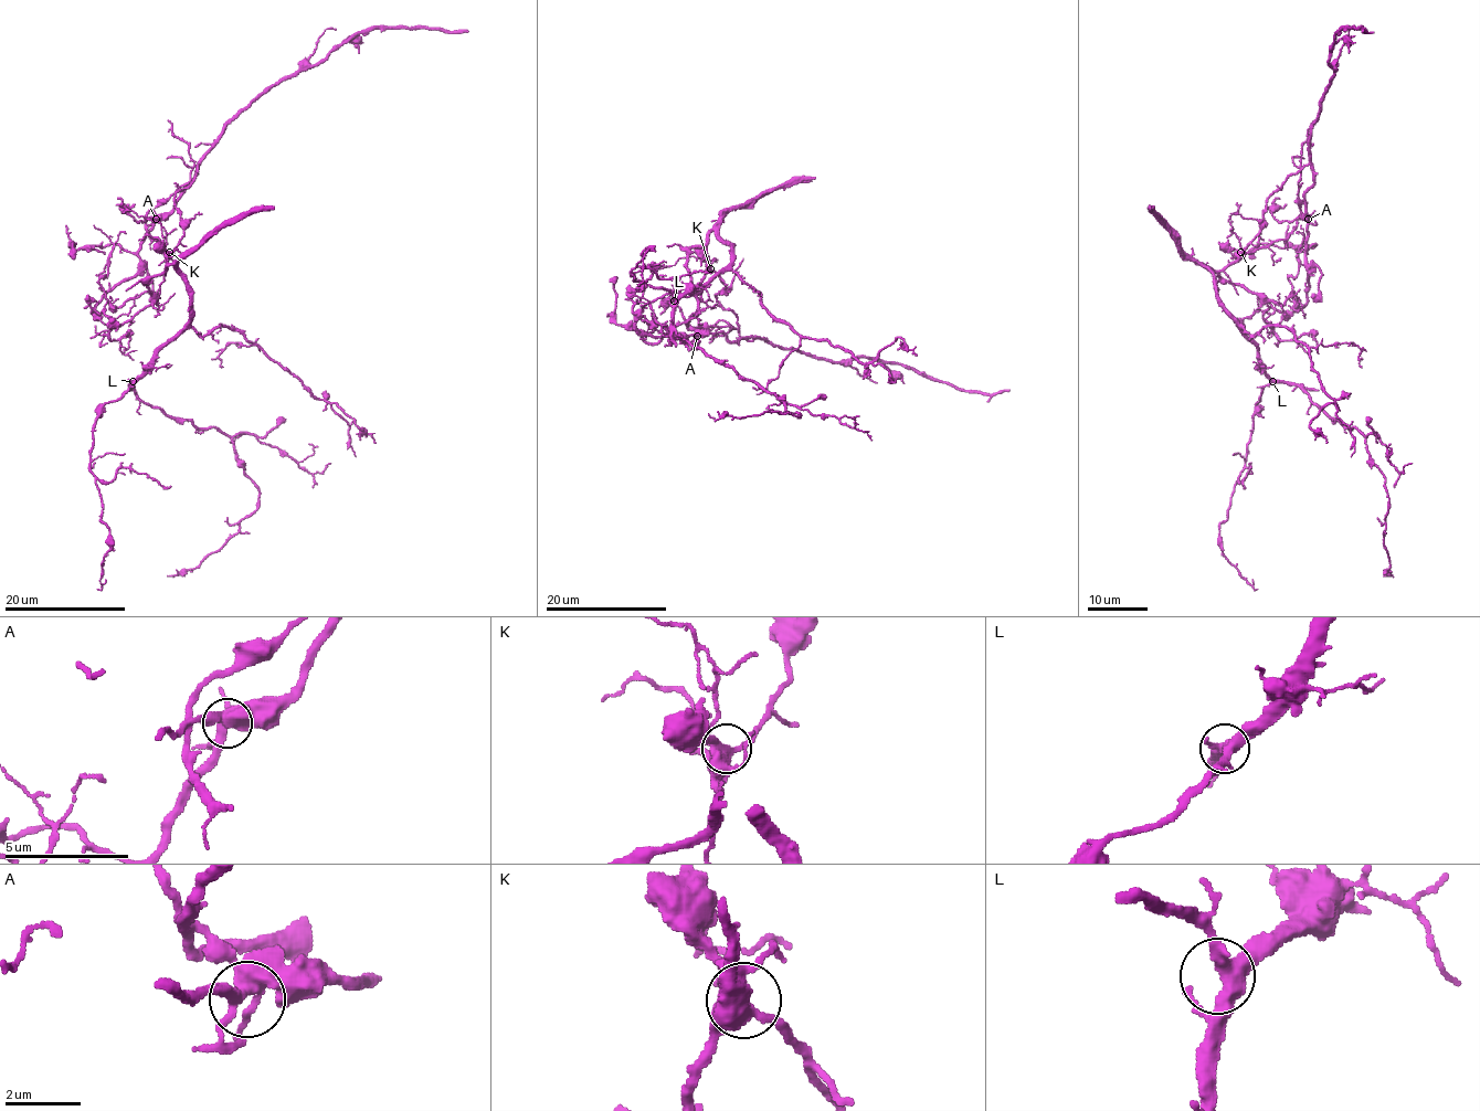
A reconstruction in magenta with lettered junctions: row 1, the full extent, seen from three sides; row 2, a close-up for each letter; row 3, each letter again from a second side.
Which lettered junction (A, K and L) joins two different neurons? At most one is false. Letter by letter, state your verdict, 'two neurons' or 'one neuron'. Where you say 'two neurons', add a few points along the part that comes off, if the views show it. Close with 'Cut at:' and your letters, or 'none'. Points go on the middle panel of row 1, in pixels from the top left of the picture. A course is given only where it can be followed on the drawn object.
A: one neuron
K: one neuron
L: one neuron
Cut at: none

